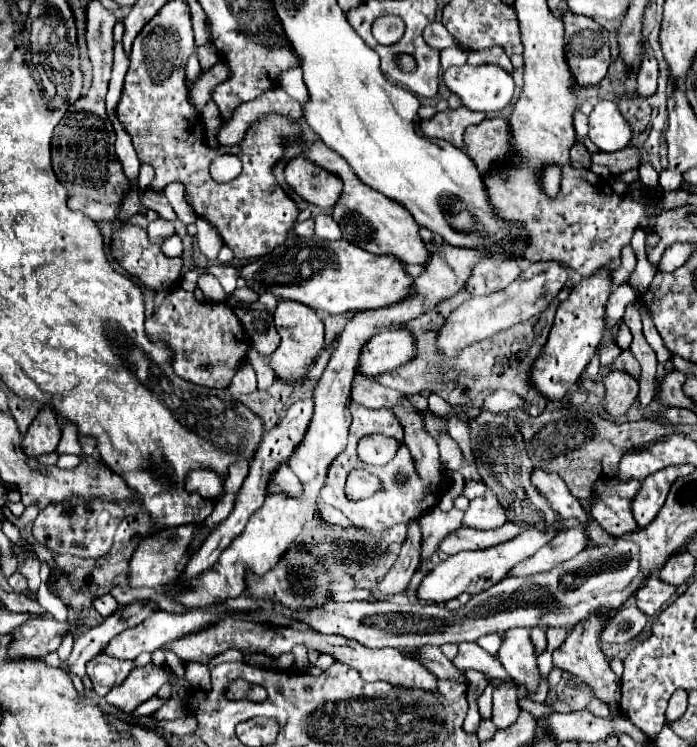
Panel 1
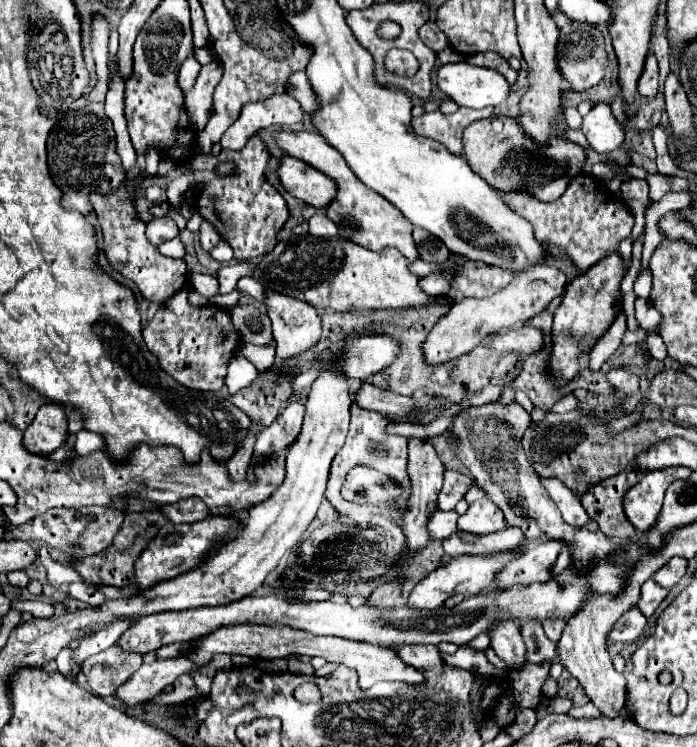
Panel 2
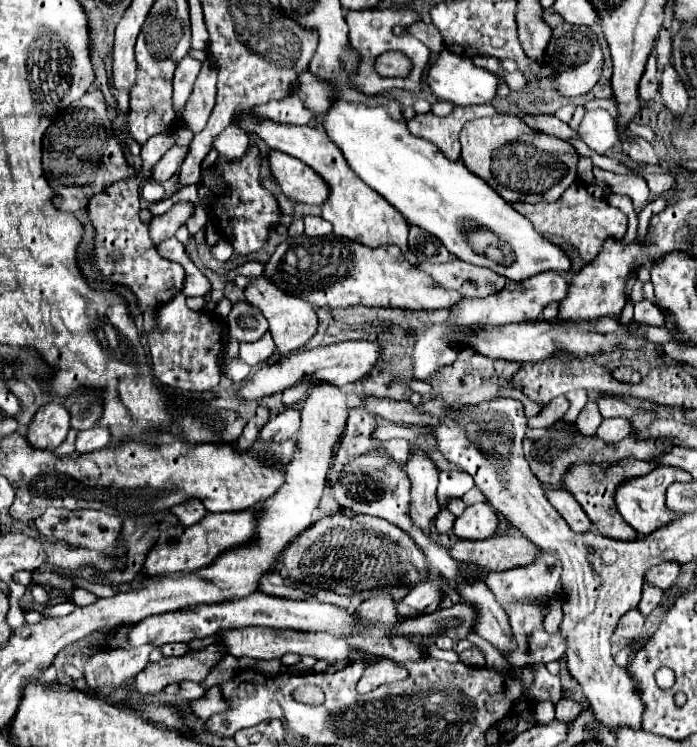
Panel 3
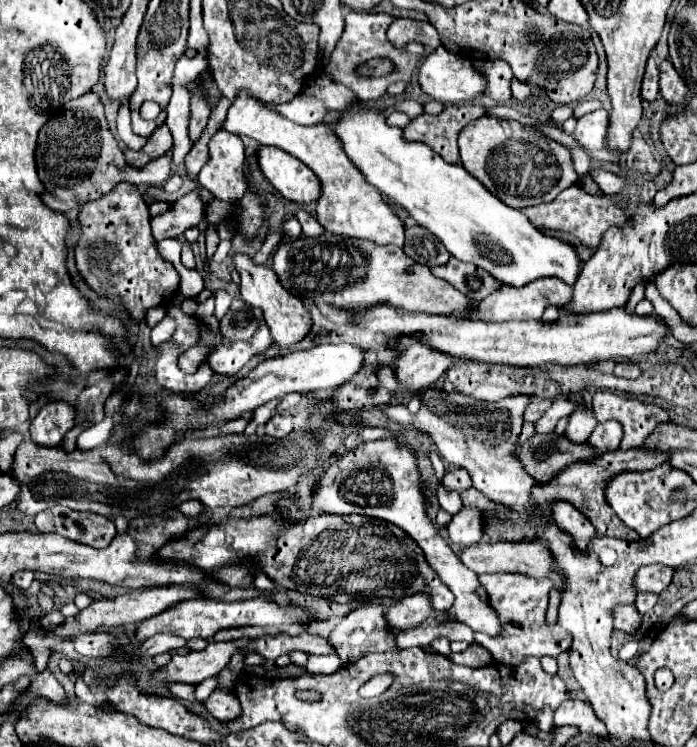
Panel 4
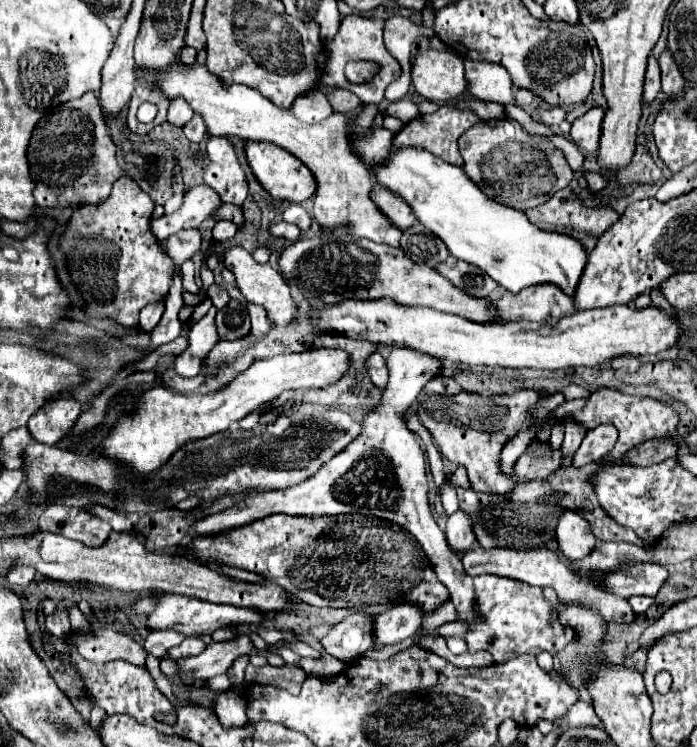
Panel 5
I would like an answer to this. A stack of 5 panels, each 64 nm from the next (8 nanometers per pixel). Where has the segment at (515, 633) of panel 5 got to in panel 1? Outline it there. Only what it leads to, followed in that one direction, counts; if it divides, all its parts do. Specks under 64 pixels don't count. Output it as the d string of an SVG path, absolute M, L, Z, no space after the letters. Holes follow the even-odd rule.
M586 522L584 524L576 524L568 532L556 534L546 546L542 546L538 552L534 552L532 556L528 556L526 560L518 562L508 572L508 576L522 576L522 578L526 578L526 576L550 572L556 566L564 564L566 560L574 558L578 552L582 552L582 548L586 546L586 542L588 542ZM530 628L530 640L534 644L536 656L540 656L546 650L546 634L544 634L544 628Z

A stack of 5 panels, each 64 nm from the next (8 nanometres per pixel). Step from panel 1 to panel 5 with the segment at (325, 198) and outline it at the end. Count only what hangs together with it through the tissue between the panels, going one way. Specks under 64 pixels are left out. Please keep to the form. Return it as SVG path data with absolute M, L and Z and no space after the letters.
M246 142L244 144L248 166L252 168L258 184L276 200L290 200L290 202L302 202L314 196L316 192L316 180L312 172L288 150L272 144L272 142Z

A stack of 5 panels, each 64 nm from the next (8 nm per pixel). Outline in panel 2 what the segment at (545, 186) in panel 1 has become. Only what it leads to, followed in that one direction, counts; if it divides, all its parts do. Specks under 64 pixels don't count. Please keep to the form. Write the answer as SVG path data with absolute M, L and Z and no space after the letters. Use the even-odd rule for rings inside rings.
M492 116L490 120L478 120L464 130L464 158L478 176L482 176L498 192L526 192L536 200L554 202L564 194L570 180L580 174L584 164L584 148L578 144L556 144L558 136L550 136L546 146L534 144L522 130L518 118ZM494 120L502 122L502 128Z

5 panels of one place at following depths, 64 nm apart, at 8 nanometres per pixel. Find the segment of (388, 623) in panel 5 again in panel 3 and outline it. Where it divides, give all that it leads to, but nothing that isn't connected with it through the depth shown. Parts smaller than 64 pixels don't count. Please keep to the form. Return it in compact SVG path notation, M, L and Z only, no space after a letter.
M434 578L428 580L416 588L412 588L408 592L408 596L404 600L400 600L400 604L396 606L396 618L398 620L408 620L414 616L422 616L422 614L432 614L440 600L442 600L442 584L446 584L446 580L442 578Z

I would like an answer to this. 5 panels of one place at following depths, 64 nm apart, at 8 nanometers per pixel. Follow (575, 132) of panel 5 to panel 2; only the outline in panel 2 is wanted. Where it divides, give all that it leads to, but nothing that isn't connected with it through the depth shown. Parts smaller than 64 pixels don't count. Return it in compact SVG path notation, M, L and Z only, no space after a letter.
M604 102L594 104L592 110L584 116L582 132L588 138L590 148L598 154L612 152L624 142L624 130L612 116L610 106Z

